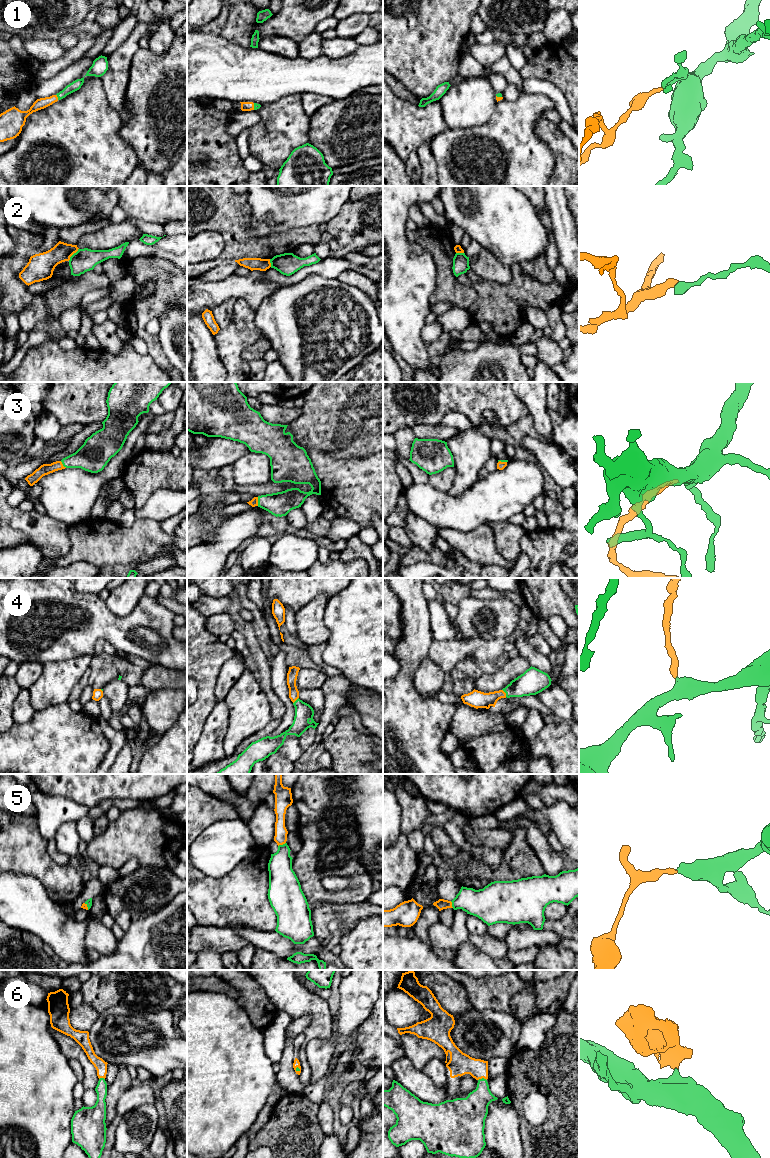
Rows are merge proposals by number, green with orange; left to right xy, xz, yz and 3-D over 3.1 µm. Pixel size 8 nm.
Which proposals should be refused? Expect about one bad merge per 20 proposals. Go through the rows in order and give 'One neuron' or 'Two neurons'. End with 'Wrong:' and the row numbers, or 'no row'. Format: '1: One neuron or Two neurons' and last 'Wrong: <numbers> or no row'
1: One neuron
2: Two neurons
3: One neuron
4: One neuron
5: One neuron
6: One neuron
Wrong: 2

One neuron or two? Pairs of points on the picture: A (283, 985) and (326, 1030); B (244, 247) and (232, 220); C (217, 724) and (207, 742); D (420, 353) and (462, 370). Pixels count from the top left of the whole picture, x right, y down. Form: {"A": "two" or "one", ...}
{"A": "one", "B": "one", "C": "one", "D": "two"}

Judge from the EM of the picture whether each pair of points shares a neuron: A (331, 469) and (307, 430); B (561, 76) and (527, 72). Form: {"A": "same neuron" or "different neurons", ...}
{"A": "different neurons", "B": "same neuron"}

